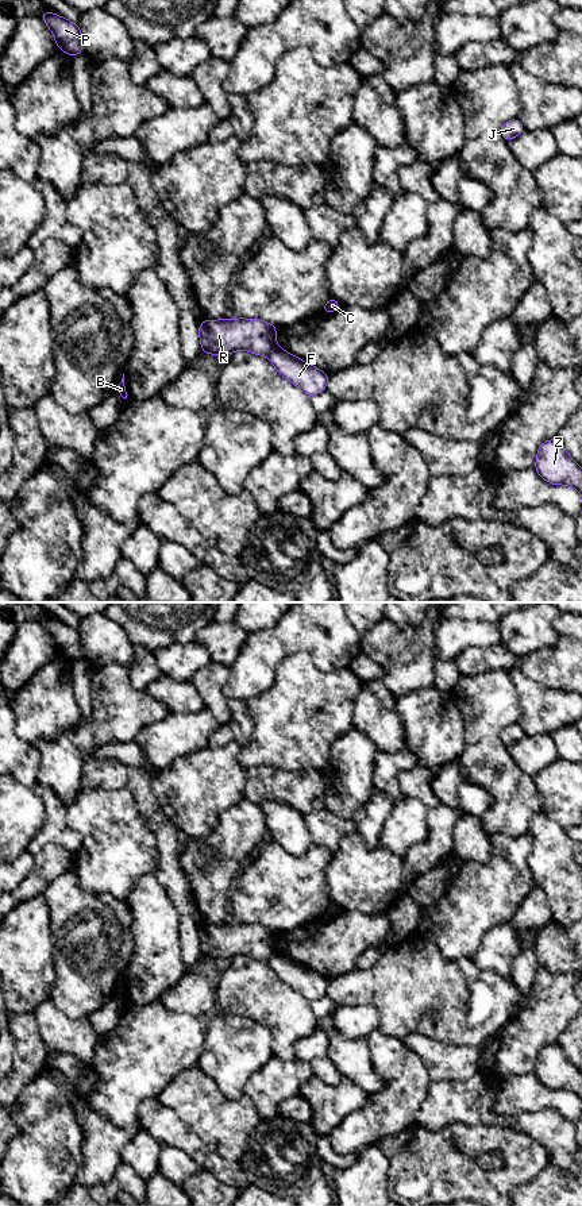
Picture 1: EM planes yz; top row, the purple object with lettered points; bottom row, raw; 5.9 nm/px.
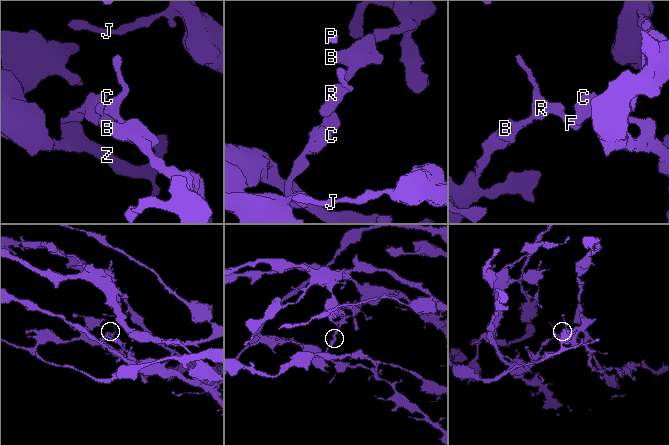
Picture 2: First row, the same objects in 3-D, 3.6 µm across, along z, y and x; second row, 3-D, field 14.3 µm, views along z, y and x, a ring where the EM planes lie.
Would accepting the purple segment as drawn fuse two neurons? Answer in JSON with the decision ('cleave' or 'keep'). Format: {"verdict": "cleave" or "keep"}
{"verdict": "keep"}

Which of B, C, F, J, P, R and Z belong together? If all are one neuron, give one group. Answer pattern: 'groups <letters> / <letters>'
groups B C F J P R Z

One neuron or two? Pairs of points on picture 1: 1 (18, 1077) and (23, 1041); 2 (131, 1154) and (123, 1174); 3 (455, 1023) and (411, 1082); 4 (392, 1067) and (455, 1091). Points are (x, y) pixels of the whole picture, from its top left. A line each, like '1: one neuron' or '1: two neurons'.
1: one neuron
2: two neurons
3: two neurons
4: two neurons

